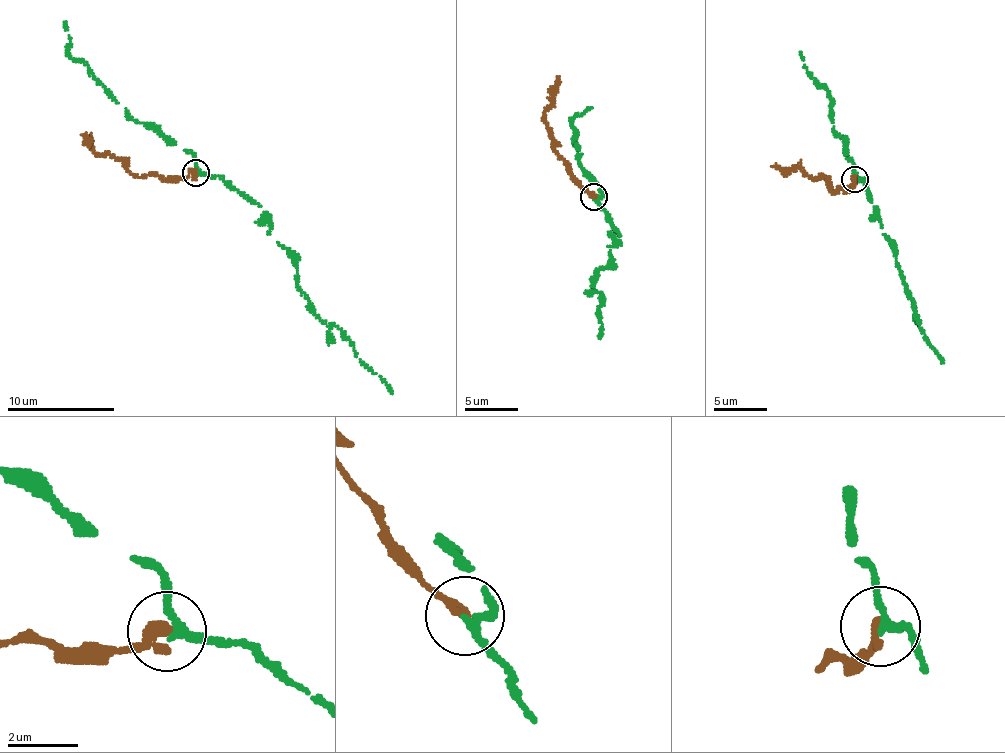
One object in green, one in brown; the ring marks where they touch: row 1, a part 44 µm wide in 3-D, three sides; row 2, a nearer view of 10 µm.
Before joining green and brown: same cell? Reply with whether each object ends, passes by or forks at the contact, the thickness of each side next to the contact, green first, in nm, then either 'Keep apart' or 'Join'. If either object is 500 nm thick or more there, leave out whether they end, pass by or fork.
At the ring green passes by. At the ring brown ends. Thickness 190 nm (green) against 320 nm. Keep apart

